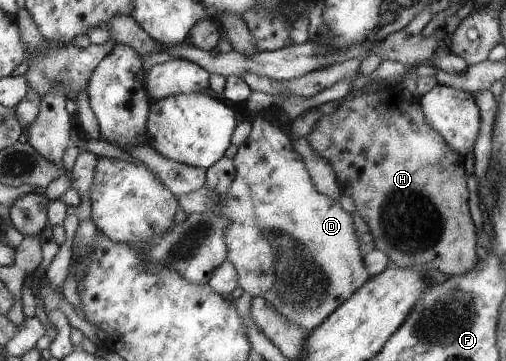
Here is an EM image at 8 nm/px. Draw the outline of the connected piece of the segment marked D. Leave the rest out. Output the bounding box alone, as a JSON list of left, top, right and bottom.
[178,112,372,332]

